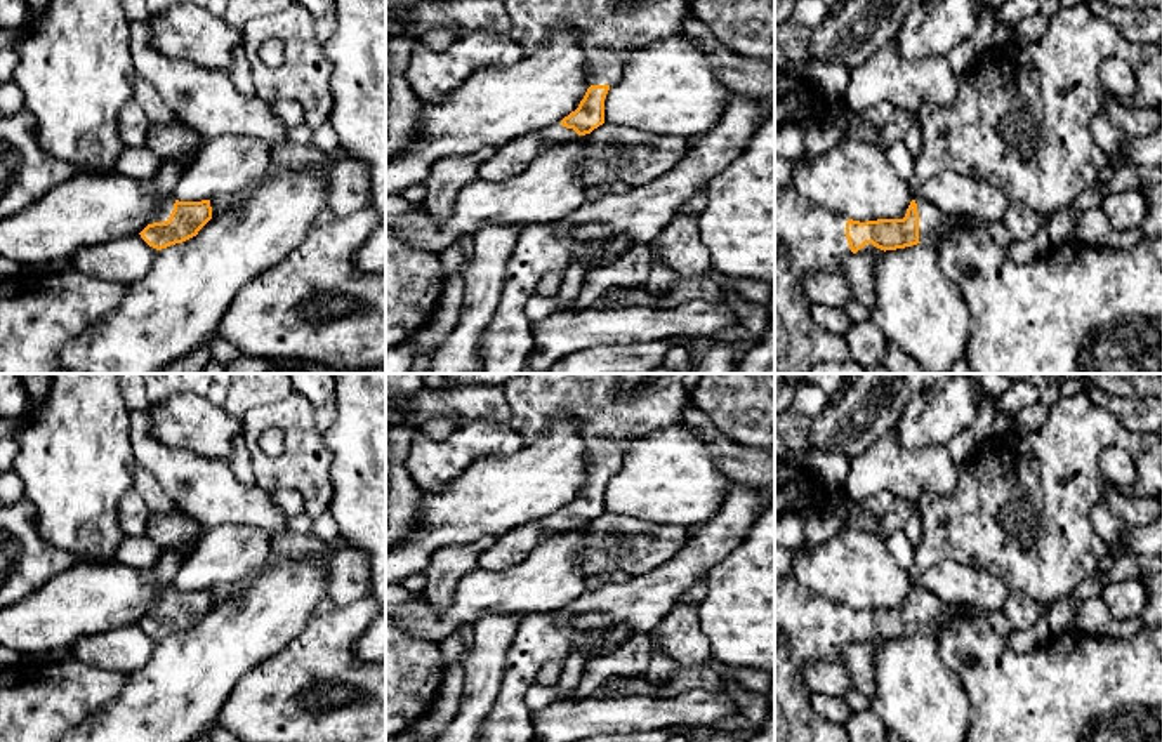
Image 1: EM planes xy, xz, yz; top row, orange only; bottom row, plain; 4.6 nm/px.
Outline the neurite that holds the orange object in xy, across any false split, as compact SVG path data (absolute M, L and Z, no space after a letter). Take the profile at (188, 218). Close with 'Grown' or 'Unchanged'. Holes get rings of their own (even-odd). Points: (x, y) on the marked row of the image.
M168 196L162 203L160 219L139 235L149 247L162 250L196 236L210 219L210 200L179 202Z. Grown

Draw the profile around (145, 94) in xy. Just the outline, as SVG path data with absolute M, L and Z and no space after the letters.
M137 71L132 75L134 99L146 113L151 123L167 125L177 122L177 115L165 104L153 85Z

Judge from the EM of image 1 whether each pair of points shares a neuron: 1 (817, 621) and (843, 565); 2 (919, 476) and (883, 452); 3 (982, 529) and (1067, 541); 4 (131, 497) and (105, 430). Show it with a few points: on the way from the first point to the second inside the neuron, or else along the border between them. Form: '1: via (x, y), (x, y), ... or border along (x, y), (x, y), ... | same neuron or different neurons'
1: border along (792, 576), (813, 591), (841, 603) | different neurons
2: via (911, 473), (902, 471), (891, 461) | same neuron
3: via (1003, 536), (1022, 555), (1046, 544) | same neuron
4: border along (131, 489), (120, 499), (122, 530) | different neurons

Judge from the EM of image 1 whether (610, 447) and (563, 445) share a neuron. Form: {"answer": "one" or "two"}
{"answer": "two"}

